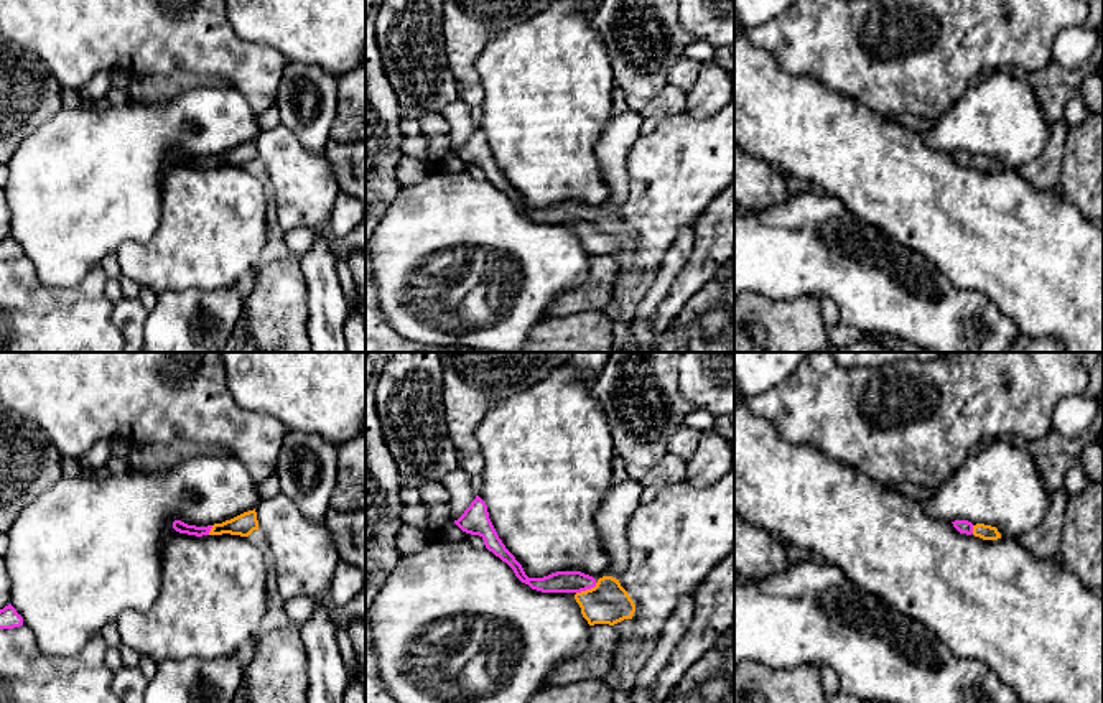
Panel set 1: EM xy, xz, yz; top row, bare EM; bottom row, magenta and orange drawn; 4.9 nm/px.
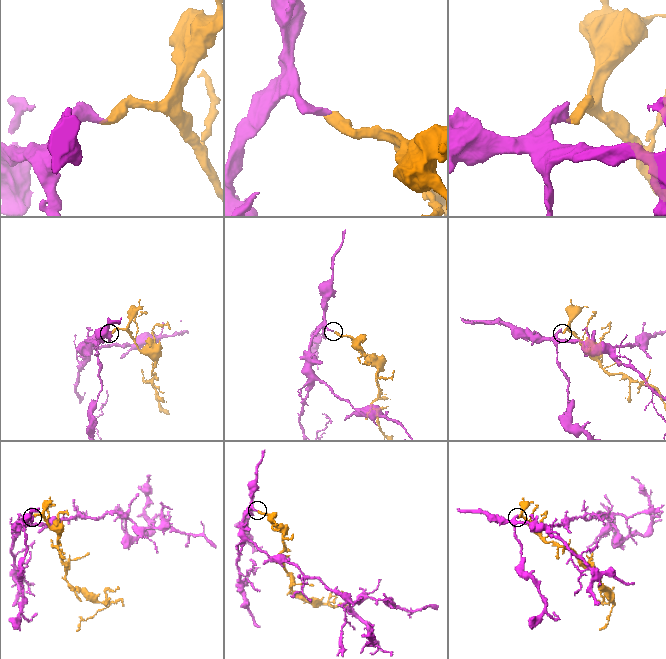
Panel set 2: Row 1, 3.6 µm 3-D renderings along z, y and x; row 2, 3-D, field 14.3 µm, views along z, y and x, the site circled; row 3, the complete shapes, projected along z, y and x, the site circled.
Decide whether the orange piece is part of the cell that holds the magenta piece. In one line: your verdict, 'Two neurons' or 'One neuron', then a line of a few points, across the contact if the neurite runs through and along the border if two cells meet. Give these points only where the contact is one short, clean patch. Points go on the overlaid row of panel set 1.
One neuron. Line: xz (562, 581), (578, 581), (586, 588), (601, 603), (608, 603)

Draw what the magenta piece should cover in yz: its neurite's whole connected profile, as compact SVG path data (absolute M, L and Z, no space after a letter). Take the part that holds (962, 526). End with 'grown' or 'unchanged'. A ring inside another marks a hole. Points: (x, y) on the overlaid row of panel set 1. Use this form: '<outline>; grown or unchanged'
M955 520L952 524L960 533L966 533L966 535L973 533L975 537L980 537L983 540L998 540L998 538L1001 538L1001 533L998 532L998 528L991 527L991 525L984 525L984 524L973 525L968 520Z; grown

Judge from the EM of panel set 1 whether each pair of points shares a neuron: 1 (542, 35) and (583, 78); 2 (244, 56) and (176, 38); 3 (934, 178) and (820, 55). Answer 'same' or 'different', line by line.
1: same
2: same
3: different

